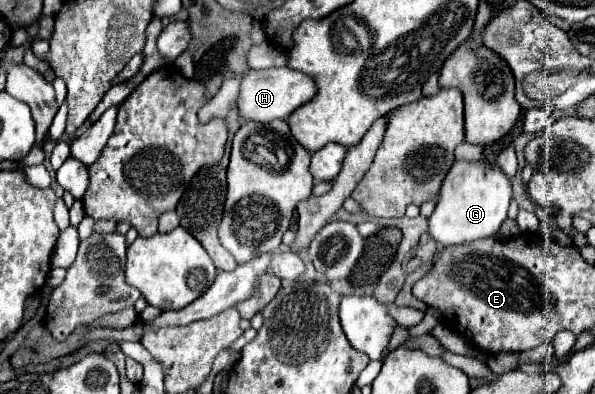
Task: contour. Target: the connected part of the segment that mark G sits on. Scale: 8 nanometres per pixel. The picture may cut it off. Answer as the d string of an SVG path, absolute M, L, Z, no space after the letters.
M455 160L447 178L441 184L437 206L429 216L429 234L439 246L473 242L499 232L507 218L511 202L511 180L507 174L487 160Z

